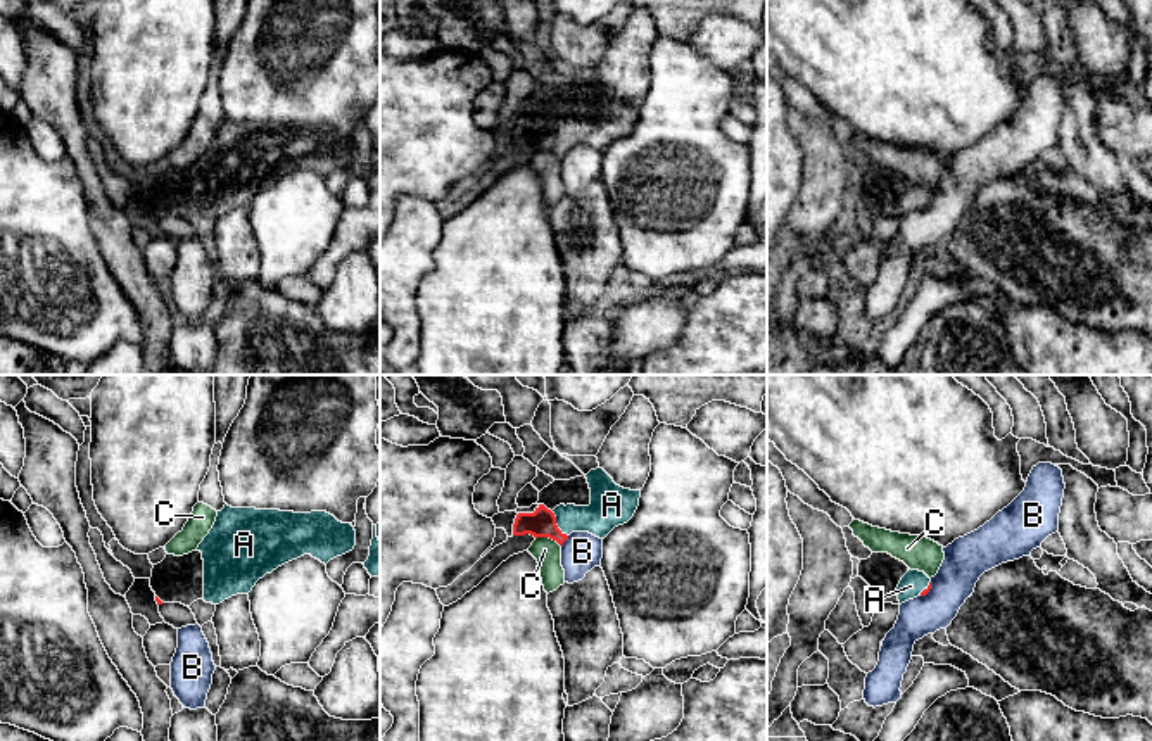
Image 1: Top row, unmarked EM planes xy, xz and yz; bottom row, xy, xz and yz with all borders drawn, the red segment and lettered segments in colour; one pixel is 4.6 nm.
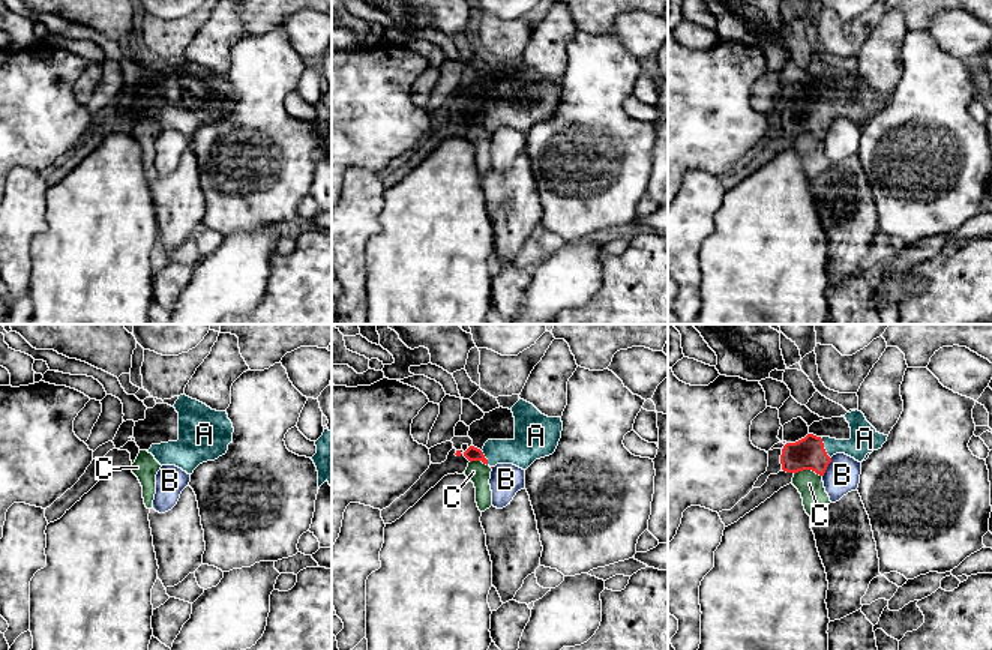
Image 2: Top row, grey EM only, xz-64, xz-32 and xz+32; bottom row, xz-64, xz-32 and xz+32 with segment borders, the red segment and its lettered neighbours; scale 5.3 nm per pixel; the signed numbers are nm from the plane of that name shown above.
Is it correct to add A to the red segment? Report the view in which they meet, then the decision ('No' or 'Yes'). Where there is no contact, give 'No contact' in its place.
Touches red in xz. Yes

